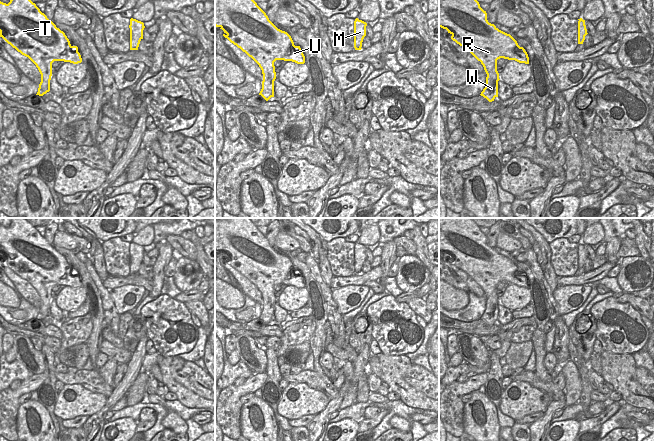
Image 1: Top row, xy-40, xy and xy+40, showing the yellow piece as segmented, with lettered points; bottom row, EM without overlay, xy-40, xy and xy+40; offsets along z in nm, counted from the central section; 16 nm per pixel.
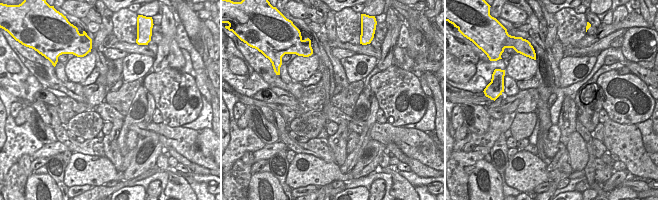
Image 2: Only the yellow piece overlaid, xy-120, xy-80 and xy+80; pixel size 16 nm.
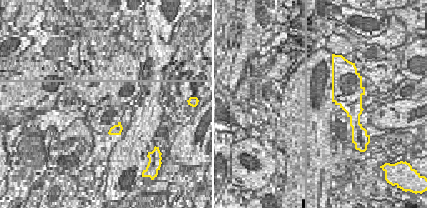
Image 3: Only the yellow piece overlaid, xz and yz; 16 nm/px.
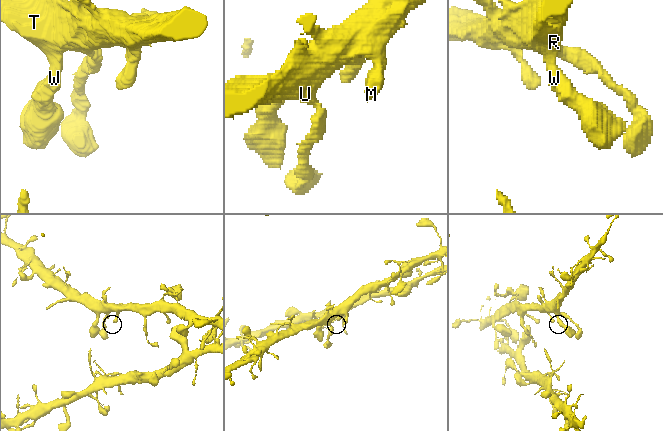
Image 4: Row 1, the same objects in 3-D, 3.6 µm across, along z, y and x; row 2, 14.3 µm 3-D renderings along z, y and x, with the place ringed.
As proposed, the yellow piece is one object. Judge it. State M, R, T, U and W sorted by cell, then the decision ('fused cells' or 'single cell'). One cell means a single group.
M R T U W; single cell

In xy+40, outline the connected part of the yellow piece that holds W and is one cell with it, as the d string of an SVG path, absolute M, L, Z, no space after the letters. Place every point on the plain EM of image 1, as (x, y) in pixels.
M439 218L439 251L450 257L451 263L468 274L484 291L486 309L481 320L489 326L498 321L499 297L497 284L500 282L529 288L529 281L523 271L510 259L499 254L487 244L487 237L471 218Z

